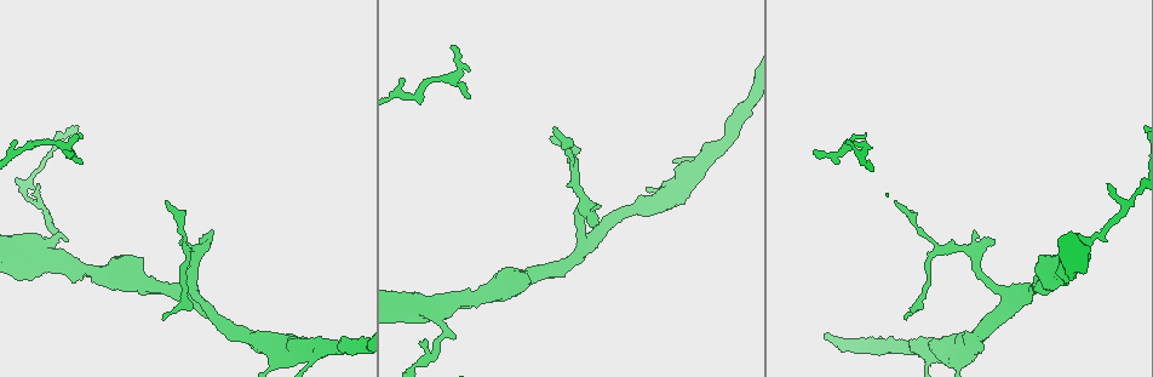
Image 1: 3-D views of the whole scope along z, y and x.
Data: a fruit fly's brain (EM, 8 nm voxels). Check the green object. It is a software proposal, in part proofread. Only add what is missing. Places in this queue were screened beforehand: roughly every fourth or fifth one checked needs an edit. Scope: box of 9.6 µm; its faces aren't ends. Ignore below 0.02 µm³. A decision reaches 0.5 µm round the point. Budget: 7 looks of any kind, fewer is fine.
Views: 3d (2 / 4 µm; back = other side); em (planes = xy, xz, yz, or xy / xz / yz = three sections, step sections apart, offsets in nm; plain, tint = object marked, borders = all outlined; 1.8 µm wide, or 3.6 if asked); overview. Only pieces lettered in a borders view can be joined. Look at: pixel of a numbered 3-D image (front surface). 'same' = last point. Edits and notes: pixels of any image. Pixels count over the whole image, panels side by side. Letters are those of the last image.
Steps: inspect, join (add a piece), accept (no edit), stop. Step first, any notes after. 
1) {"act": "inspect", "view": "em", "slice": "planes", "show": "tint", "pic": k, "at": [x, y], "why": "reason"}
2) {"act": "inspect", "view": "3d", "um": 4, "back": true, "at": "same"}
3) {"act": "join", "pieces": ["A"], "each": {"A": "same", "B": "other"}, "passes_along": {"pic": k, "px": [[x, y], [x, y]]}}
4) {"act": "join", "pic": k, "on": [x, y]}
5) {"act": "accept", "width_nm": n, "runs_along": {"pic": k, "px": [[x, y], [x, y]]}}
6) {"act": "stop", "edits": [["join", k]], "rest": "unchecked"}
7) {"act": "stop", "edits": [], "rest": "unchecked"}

{"act": "inspect", "view": "3d", "um": 4, "pic": 1, "at": [991, 244], "why": "free end"}

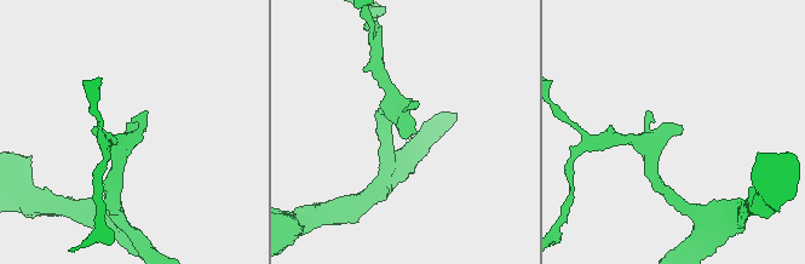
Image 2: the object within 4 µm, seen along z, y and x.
{"act": "inspect", "view": "em", "slice": "yz", "step": 4, "show": "tint", "pic": 2, "at": [144, 130]}

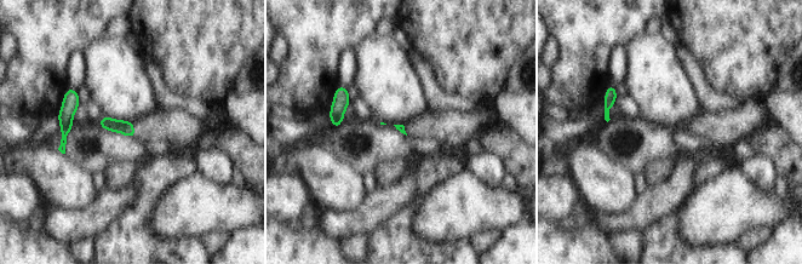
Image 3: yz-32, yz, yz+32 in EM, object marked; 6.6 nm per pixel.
{"act": "inspect", "view": "em", "slice": "yz", "step": 4, "show": "borders", "at": "same"}

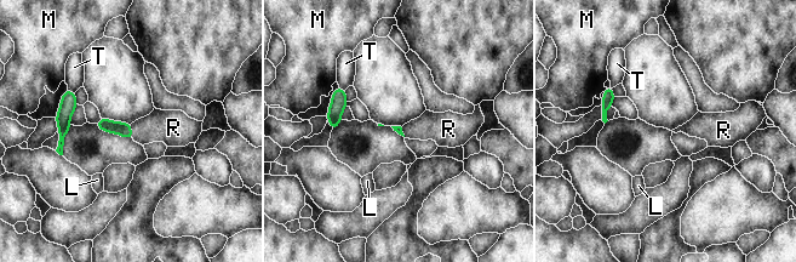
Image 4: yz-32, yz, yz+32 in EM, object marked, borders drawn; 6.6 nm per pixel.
{"act": "join", "pieces": ["R"], "each": {"L": "other", "M": "other", "R": "same", "T": "other"}, "passes_along": {"pic": 4, "px": [[124, 129], [131, 131], [167, 126]]}, "found": "the neuron continues"}

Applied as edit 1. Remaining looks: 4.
{"act": "inspect", "view": "3d", "um": 4, "pic": 1, "at": [16, 143], "why": "an open end"}

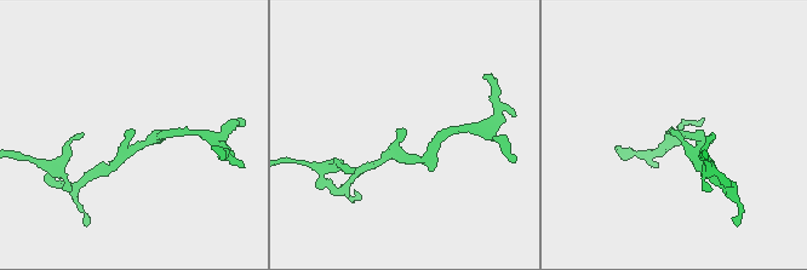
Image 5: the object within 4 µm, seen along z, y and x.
{"act": "inspect", "view": "em", "slice": "yz", "step": 16, "show": "borders", "pic": 5, "at": [132, 132], "arm_widths_nm": [160, 160], "why": "shape alone is not enough"}

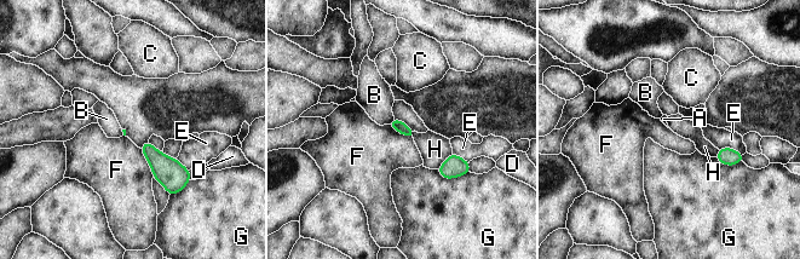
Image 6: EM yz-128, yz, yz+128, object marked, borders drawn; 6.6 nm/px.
{"act": "accept", "each": {"A": "other", "B": "other", "C": "other", "D": "other", "E": "other", "F": "other", "G": "other", "H": "other"}, "border": {"pic": 6, "px": [[140, 149], [154, 177]]}, "found": "no lettered piece goes on from it"}

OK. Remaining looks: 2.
{"act": "inspect", "view": "em", "slice": "planes", "show": "tint", "pic": 1, "at": [168, 201], "why": "tapers out"}

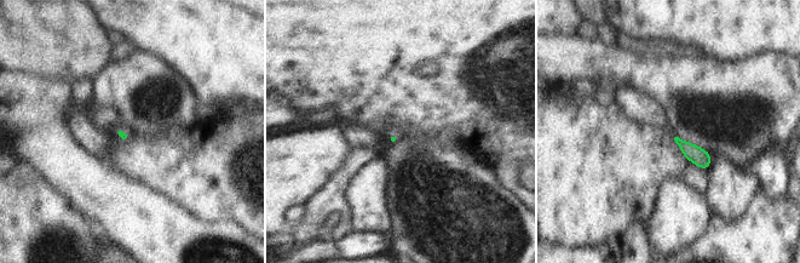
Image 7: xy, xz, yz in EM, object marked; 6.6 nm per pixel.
{"act": "inspect", "view": "em", "slice": "planes", "show": "borders", "at": "same", "why": "what lies round it"}

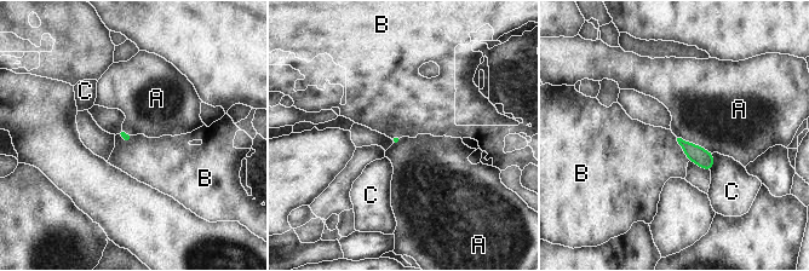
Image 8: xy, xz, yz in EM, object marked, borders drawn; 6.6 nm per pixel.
{"act": "accept", "longest_contact_nm": ["A", 260], "each": {"A": "other", "B": "other", "C": "other"}, "found": "none of them fits"}

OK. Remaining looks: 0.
{"act": "stop", "edits": [["join", 4]], "rest": "unchecked"}

